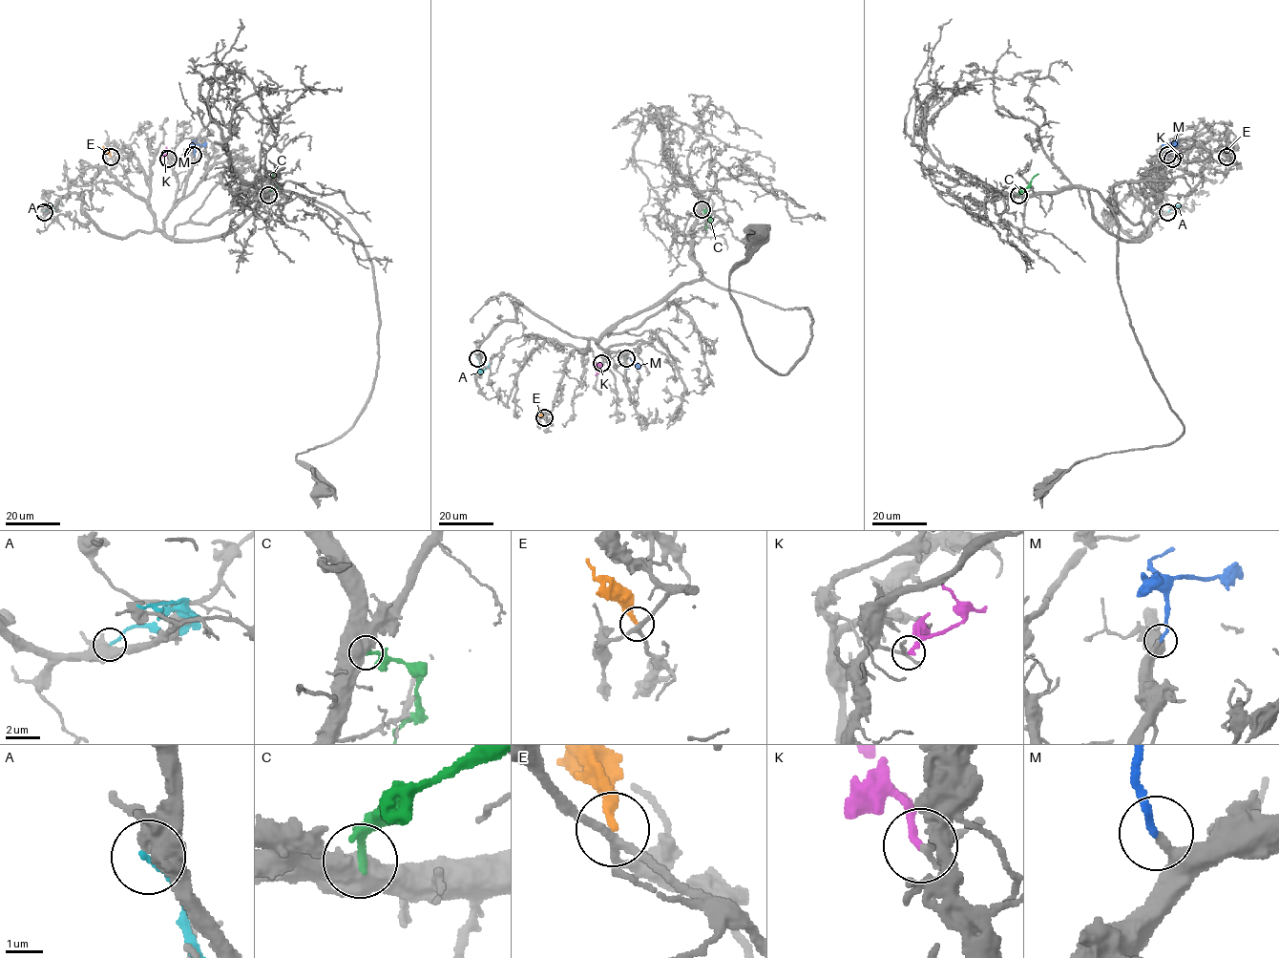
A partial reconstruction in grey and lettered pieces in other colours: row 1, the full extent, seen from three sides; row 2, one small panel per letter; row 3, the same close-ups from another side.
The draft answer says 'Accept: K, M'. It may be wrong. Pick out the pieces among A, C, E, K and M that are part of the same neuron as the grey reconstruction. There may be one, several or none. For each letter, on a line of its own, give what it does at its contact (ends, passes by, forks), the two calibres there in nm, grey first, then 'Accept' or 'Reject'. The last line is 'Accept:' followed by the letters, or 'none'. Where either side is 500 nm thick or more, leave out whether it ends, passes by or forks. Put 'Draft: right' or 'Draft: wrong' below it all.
A: It ends there. Thickness 440 nm (grey) against 190 nm. Reject
C: Thickness 800 nm (grey) against 240 nm. Reject
E: It ends there. Thickness 200 nm (grey) against 240 nm. Reject
K: It ends there. Thickness 140 nm (grey) against 240 nm. Accept
M: It ends there. Thickness 300 nm (grey) against 180 nm. Accept
Accept: K, M
Draft: right

